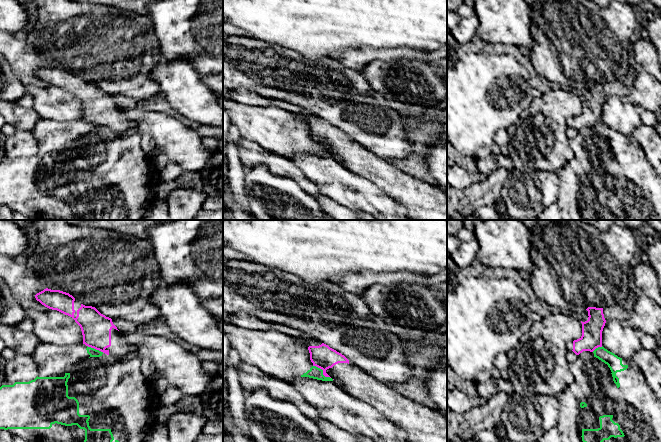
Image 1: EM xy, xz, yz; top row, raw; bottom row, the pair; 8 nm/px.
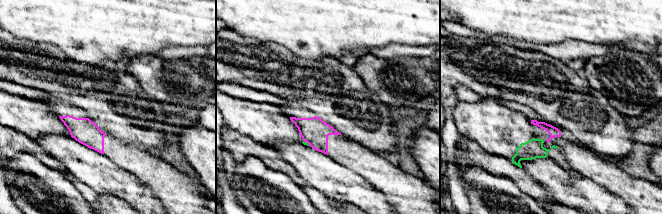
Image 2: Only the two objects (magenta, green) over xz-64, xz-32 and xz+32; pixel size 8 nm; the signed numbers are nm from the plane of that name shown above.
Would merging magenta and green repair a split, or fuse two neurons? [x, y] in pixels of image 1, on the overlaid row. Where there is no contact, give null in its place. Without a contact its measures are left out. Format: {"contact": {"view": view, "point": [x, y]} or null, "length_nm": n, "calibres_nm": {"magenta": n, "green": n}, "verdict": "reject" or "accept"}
{"contact": {"view": "xz", "point": [323, 371]}, "length_nm": 180, "calibres_nm": {"magenta": 190, "green": 100}, "verdict": "reject"}

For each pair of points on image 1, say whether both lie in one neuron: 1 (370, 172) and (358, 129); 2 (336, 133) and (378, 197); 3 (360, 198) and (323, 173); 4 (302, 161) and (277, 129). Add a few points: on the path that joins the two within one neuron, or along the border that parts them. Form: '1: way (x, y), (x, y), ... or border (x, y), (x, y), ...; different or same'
1: border (353, 140), (384, 158); different
2: border (346, 167), (370, 180), (386, 192); different
3: way (351, 192), (332, 178); same
4: border (319, 155), (297, 152), (290, 159); different

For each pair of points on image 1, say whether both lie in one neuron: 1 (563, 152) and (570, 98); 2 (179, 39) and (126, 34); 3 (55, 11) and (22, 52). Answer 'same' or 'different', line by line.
1: same
2: different
3: different

